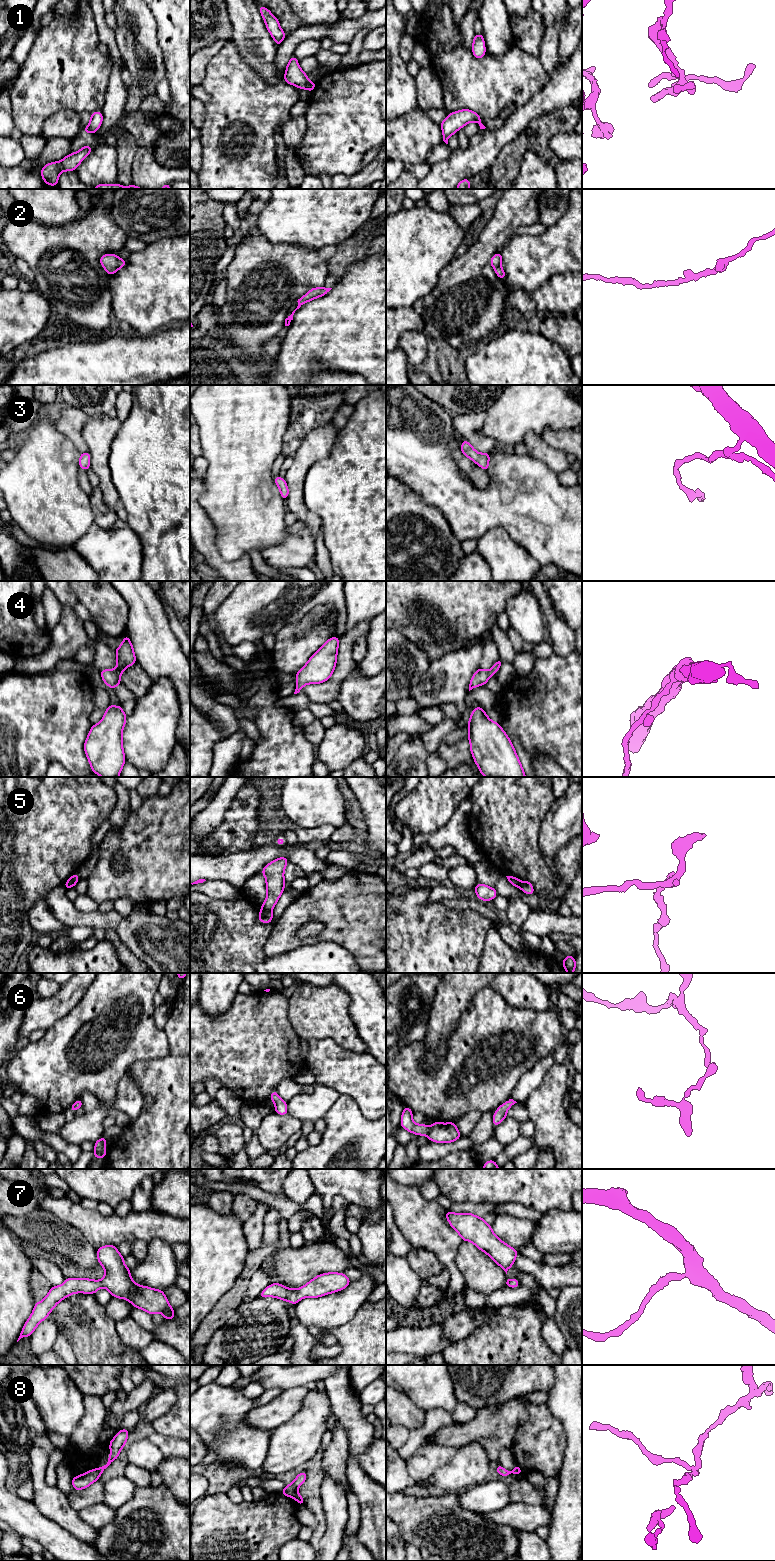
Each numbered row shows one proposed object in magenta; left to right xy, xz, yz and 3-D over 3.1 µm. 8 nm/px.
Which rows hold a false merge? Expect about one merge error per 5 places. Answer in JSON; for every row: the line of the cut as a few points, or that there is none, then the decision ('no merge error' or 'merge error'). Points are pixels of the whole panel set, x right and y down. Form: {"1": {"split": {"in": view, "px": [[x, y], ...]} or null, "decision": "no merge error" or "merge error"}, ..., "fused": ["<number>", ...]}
{"1": {"split": null, "decision": "no merge error"}, "2": {"split": null, "decision": "no merge error"}, "3": {"split": null, "decision": "no merge error"}, "4": {"split": null, "decision": "no merge error"}, "5": {"split": {"in": "xz", "px": [[261, 909], [270, 912]]}, "decision": "merge error"}, "6": {"split": null, "decision": "no merge error"}, "7": {"split": null, "decision": "no merge error"}, "8": {"split": {"in": "xz", "px": [[296, 1492], [294, 1498]]}, "decision": "merge error"}, "fused": ["5", "8"]}

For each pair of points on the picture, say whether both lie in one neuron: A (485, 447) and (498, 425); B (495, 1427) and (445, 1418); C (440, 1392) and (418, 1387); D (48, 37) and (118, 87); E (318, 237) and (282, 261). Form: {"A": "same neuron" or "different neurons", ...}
{"A": "different neurons", "B": "different neurons", "C": "same neuron", "D": "different neurons", "E": "different neurons"}

